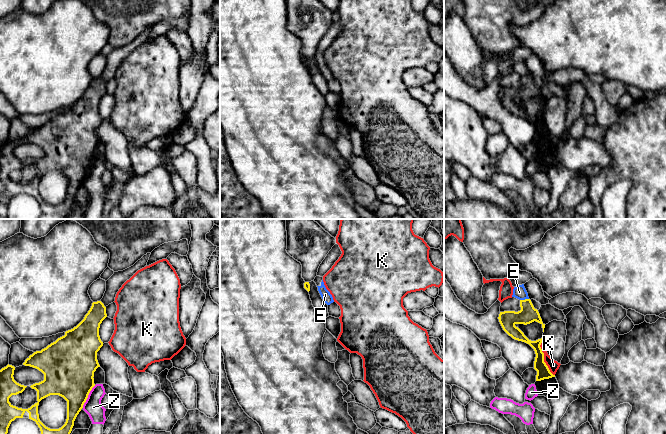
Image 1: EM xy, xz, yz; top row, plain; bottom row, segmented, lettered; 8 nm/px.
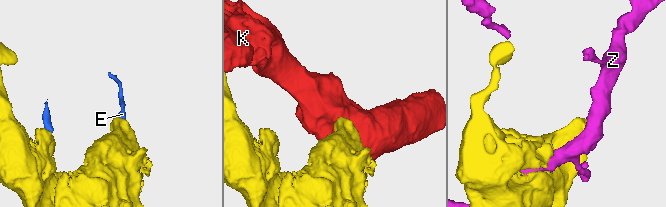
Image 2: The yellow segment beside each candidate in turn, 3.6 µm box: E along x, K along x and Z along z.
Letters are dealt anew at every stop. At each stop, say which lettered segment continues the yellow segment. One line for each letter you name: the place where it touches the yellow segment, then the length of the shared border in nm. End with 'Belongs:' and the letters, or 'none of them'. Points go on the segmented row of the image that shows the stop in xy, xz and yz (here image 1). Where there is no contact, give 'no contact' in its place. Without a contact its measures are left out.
Belongs: none of them

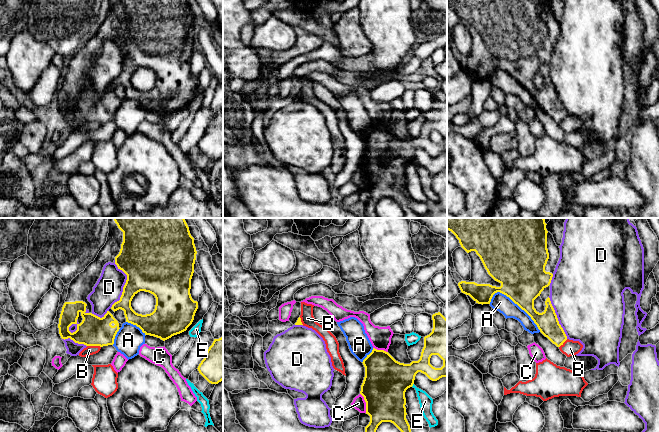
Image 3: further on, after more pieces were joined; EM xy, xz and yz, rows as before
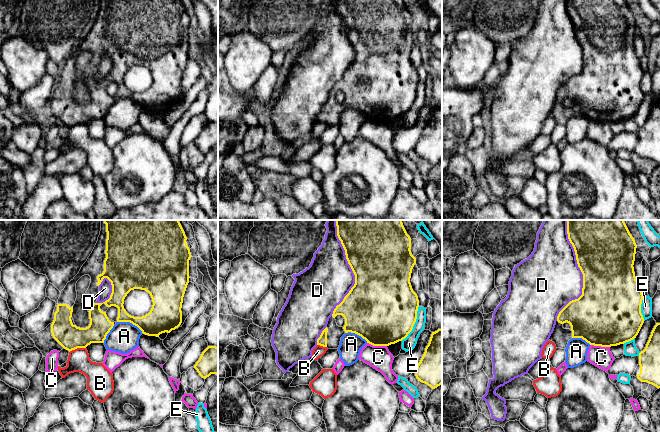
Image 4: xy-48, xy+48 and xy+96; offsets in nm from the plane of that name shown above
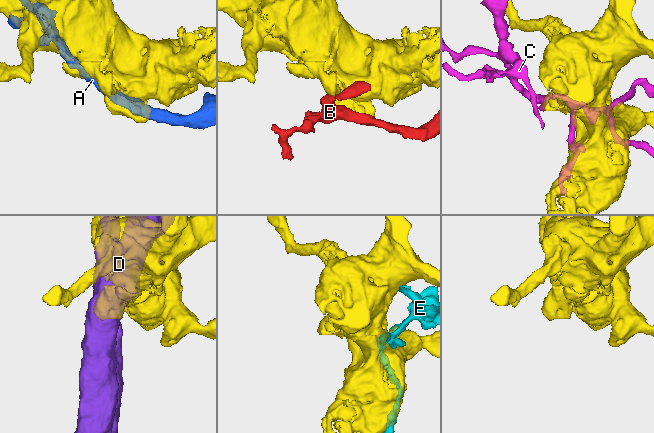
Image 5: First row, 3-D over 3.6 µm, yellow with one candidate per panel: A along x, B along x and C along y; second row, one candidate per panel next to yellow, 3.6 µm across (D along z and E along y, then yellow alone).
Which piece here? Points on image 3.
Belongs: none of them

